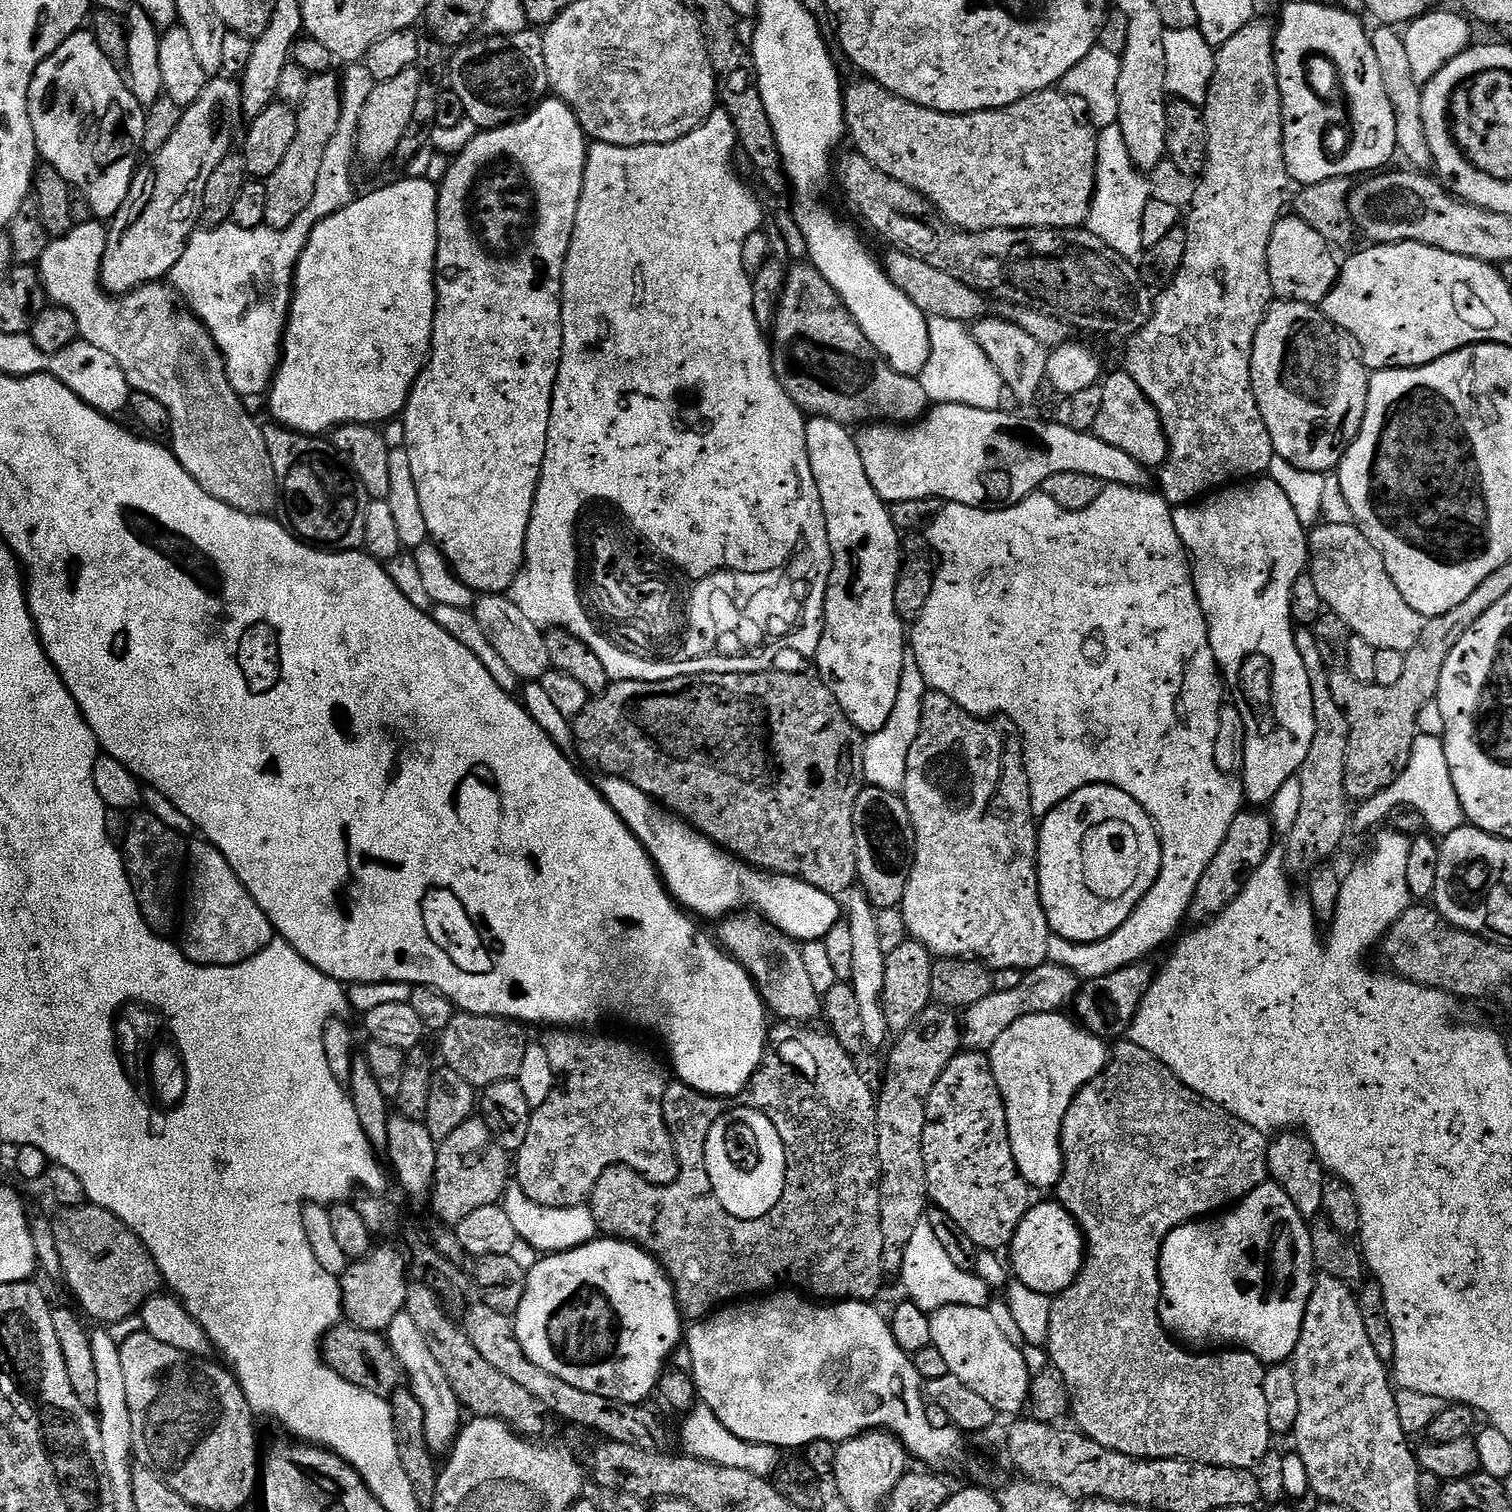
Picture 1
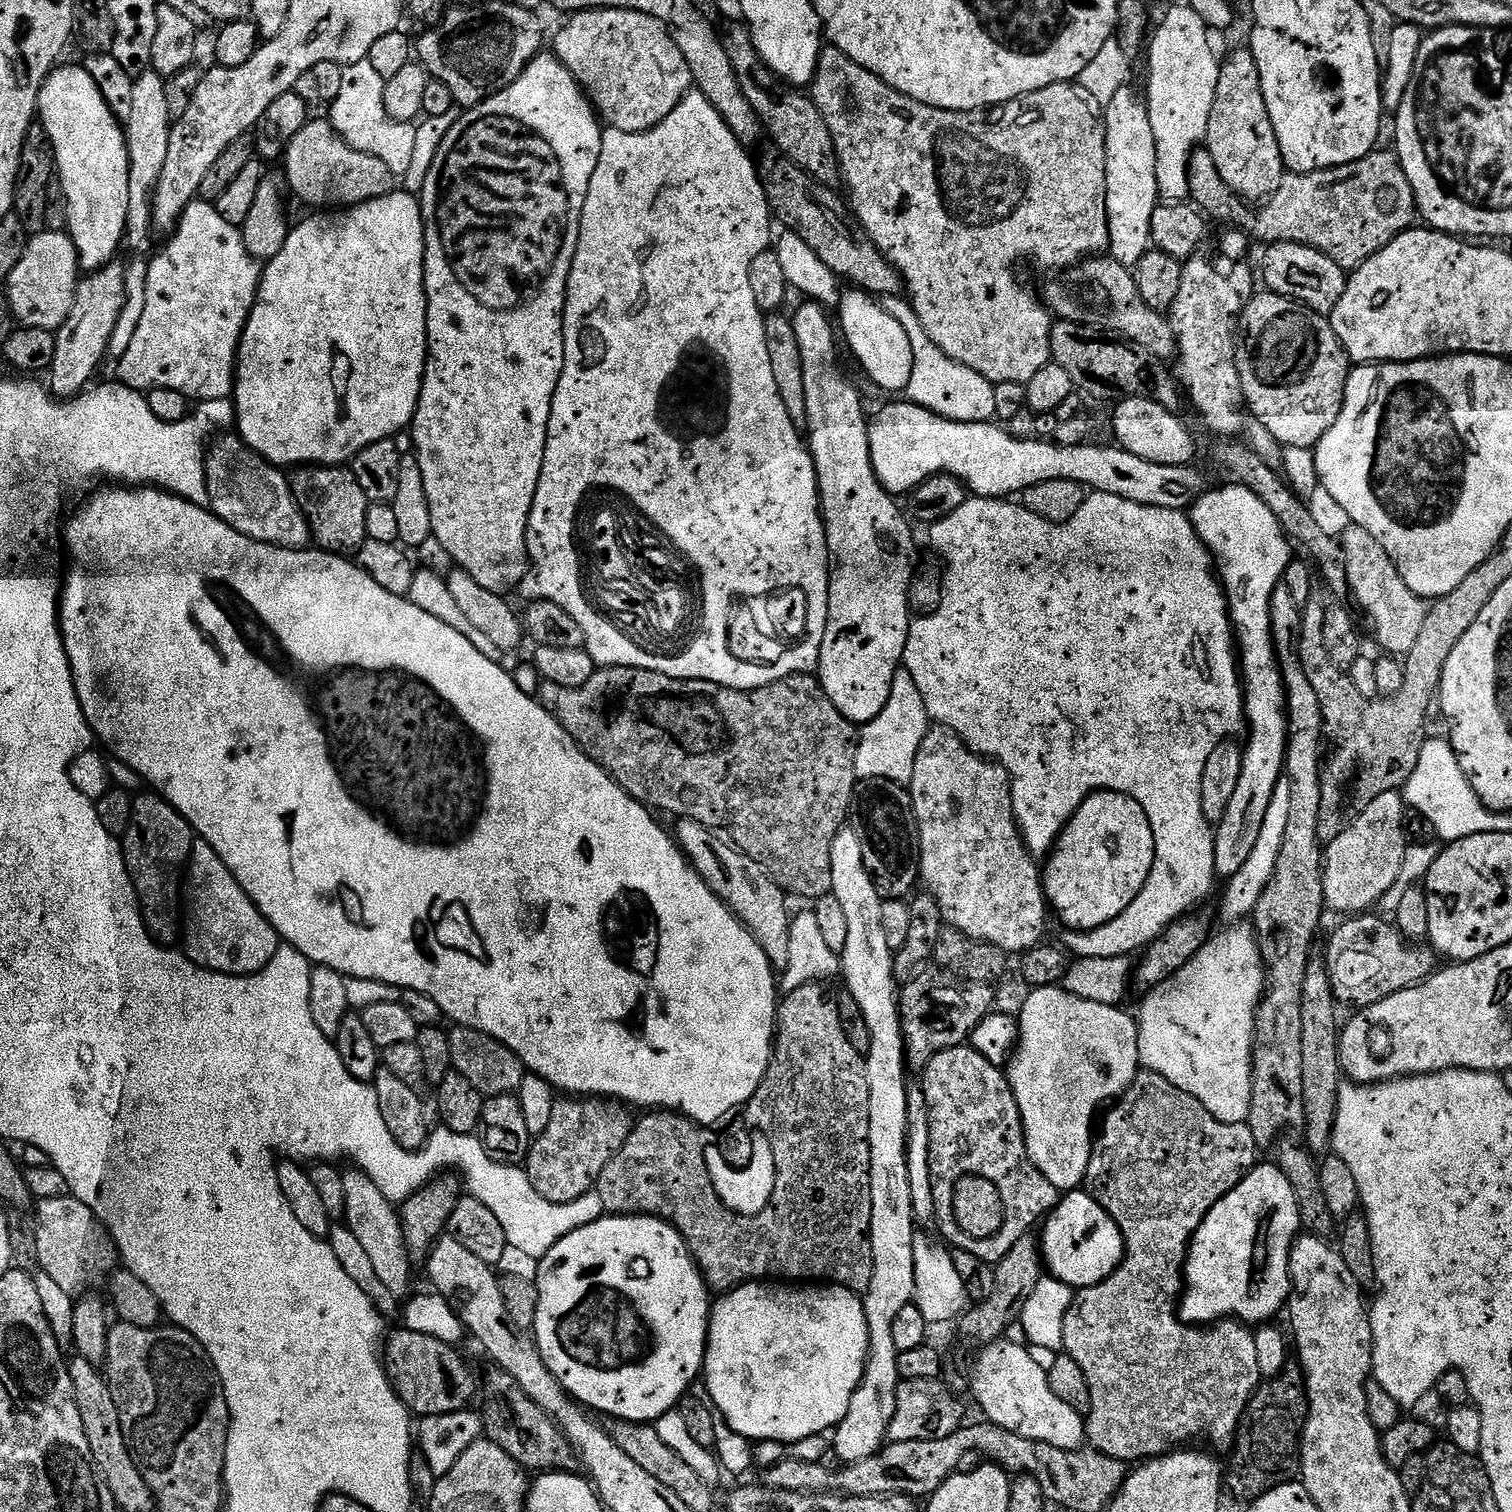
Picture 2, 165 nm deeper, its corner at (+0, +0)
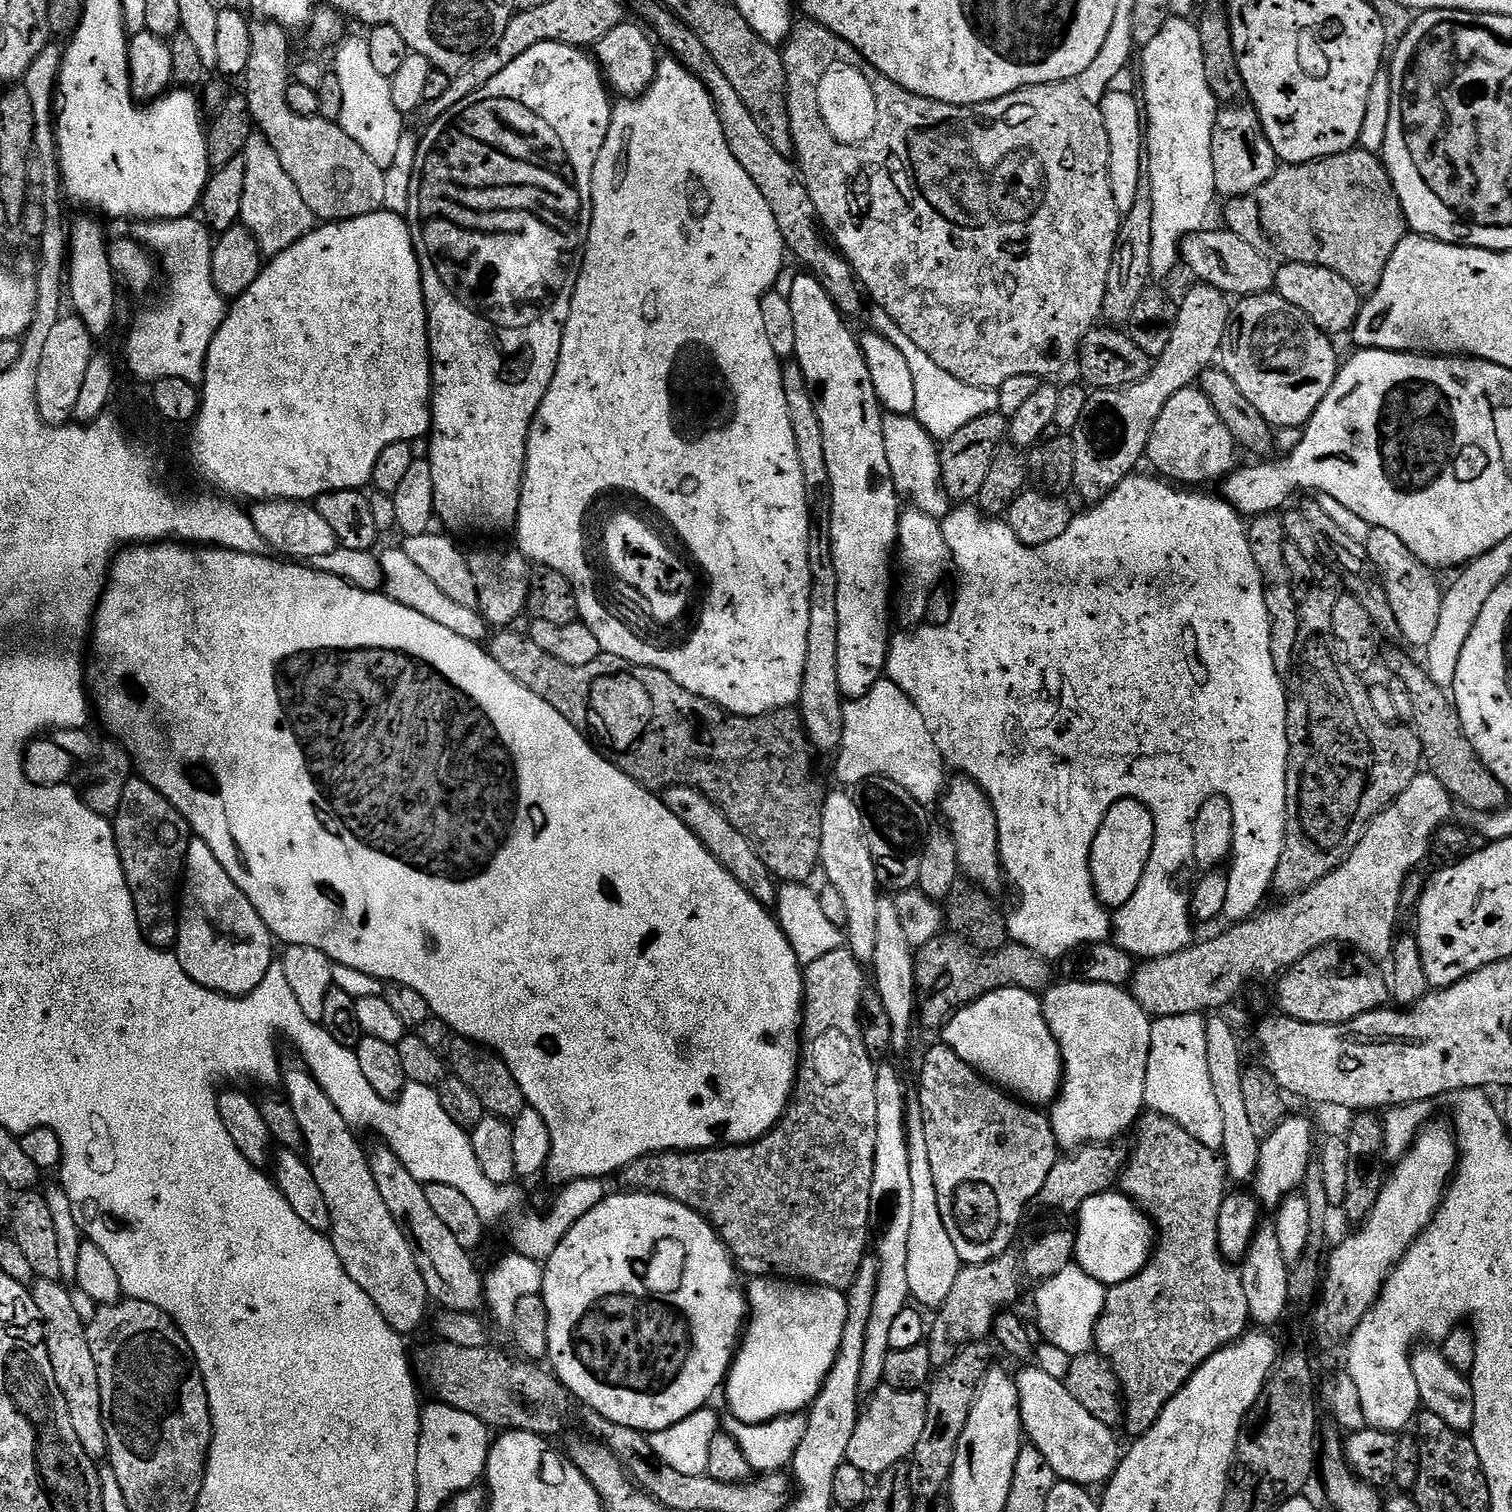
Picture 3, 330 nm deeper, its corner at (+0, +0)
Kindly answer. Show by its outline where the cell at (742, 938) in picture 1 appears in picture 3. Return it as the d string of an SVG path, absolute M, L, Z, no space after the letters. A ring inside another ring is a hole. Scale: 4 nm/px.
M681 784L663 789L662 799L666 807L674 814L678 814L678 818L682 818L685 826L703 842L706 850L710 850L710 854L714 854L714 858L718 858L718 862L722 862L722 866L726 870L730 870L730 874L734 874L734 878L738 878L738 882L742 882L742 886L755 900L766 906L775 905L778 891L777 881L762 862L762 858L758 858L758 854L754 854L754 846L750 846L748 839L738 830L734 830L734 826L730 826L730 818L726 818L726 814L722 814L718 805L710 802L706 798L706 794L702 794L697 788Z

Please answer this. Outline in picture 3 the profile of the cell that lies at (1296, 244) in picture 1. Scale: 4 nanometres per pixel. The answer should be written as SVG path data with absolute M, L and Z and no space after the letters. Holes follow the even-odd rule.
M1294 262L1293 264L1282 264L1274 272L1275 295L1286 298L1290 306L1298 306L1318 330L1322 330L1327 336L1339 338L1340 335L1351 333L1360 313L1362 297L1342 274L1334 274L1334 270L1326 270L1326 266L1314 266Z

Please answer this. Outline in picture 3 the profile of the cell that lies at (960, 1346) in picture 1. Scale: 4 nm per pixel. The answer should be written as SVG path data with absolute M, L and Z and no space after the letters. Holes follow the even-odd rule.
M1035 1366L1021 1367L1014 1379L1020 1399L1020 1417L1024 1423L1025 1437L1042 1450L1046 1462L1054 1466L1057 1477L1069 1484L1093 1486L1107 1485L1120 1465L1122 1447L1116 1441L1111 1427L1103 1425L1089 1410L1070 1394L1065 1381L1042 1374Z

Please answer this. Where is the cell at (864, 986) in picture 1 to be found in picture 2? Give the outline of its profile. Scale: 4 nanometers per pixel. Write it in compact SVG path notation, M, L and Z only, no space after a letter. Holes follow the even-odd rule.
M845 826L840 829L840 832L834 838L834 846L830 848L830 866L832 867L832 890L831 895L838 898L838 902L844 907L847 919L847 937L846 937L846 950L842 953L842 981L844 980L843 987L854 998L854 1002L858 1002L858 1007L862 1009L862 1018L866 1018L866 1026L870 1030L870 1050L866 1054L864 1065L866 1066L866 1082L870 1082L870 1194L872 1195L872 1213L870 1214L870 1242L872 1243L872 1257L874 1258L874 1278L870 1278L870 1286L868 1291L863 1293L862 1299L864 1301L864 1309L866 1310L866 1326L870 1334L870 1342L868 1343L868 1360L864 1363L864 1381L858 1386L858 1390L854 1394L854 1398L850 1398L850 1410L846 1410L846 1418L842 1418L842 1422L836 1425L834 1435L836 1435L836 1442L834 1438L834 1449L838 1452L838 1457L843 1460L844 1464L853 1464L864 1458L870 1458L875 1452L879 1452L881 1448L885 1447L888 1440L888 1427L894 1418L894 1410L896 1409L896 1391L900 1385L901 1378L898 1374L898 1358L901 1352L894 1346L894 1321L898 1318L900 1313L907 1304L913 1303L913 1296L915 1294L915 1274L914 1274L914 1242L918 1235L918 1225L916 1218L912 1214L912 1199L910 1198L910 1174L908 1173L908 1123L906 1122L906 1102L908 1101L908 1089L910 1081L908 1081L909 1073L906 1071L906 1057L904 1054L904 1031L900 1025L900 997L898 995L898 981L896 978L896 971L892 965L894 953L890 946L886 946L886 930L882 930L882 901L878 890L874 886L872 876L866 870L866 862L862 858L862 842L858 842L858 834L855 827Z

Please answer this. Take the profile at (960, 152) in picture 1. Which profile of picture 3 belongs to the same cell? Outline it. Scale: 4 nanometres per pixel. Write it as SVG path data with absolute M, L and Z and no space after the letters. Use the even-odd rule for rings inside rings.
M805 19L803 23L797 23L793 27L792 33L788 35L788 39L782 48L786 82L788 83L788 113L790 114L790 134L792 135L794 160L798 165L800 179L803 180L806 190L810 194L810 202L814 202L814 210L823 231L831 239L832 236L836 239L837 245L835 244L835 247L840 255L848 261L849 266L852 267L855 279L862 285L863 291L869 297L872 295L876 299L874 301L875 307L882 308L886 314L890 314L890 318L896 325L910 338L914 338L914 346L918 346L918 350L930 354L930 358L934 358L934 362L938 362L938 366L942 366L942 370L946 370L946 374L954 374L954 378L958 378L958 382L966 382L966 386L998 390L1002 386L1002 382L1007 382L1010 378L1018 378L1018 374L1052 378L1048 376L1062 371L1071 360L1073 363L1077 359L1080 343L1084 341L1085 334L1097 327L1104 311L1106 278L1110 274L1110 262L1116 249L1116 235L1120 229L1122 219L1118 206L1114 206L1114 190L1110 190L1110 174L1108 173L1108 167L1110 166L1110 138L1106 134L1106 122L1102 122L1099 104L1088 101L1082 95L1082 90L1078 90L1075 82L1066 80L1020 88L1016 92L1011 92L1002 98L991 100L985 104L943 104L942 102L934 102L930 98L910 94L906 90L902 90L902 86L890 82L890 78L886 78L881 72L874 70L874 66L870 66L870 62L866 62L866 58L862 58L862 54L858 54L858 50L854 46L850 46L850 42L838 38L838 34L826 30L826 26L815 24L809 19ZM832 128L840 128L840 132L844 136L839 136ZM868 128L872 128L872 132Z

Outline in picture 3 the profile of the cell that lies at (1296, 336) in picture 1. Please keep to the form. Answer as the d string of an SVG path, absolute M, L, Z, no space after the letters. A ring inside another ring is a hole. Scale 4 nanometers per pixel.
M1275 294L1262 296L1245 296L1235 301L1228 317L1228 329L1224 335L1224 343L1220 346L1219 363L1224 372L1234 378L1238 390L1246 394L1250 406L1266 418L1273 429L1296 428L1303 429L1308 419L1322 406L1322 398L1330 394L1330 386L1334 386L1338 371L1336 348L1333 337L1327 336L1298 306L1290 306L1286 298Z

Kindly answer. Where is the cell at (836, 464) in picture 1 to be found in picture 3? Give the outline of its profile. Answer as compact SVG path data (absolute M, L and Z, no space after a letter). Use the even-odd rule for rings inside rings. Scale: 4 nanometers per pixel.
M811 274L797 275L792 281L792 289L788 295L790 310L794 310L794 330L798 334L796 339L795 363L799 364L802 374L808 383L808 389L812 391L812 397L816 399L818 410L818 422L822 422L822 442L826 446L826 466L830 466L830 486L832 487L832 553L834 554L834 570L838 574L838 686L840 693L849 701L864 696L885 675L888 667L888 646L890 643L890 631L888 632L888 616L890 620L890 605L894 600L894 553L896 539L898 538L898 526L902 511L902 497L895 490L894 478L891 476L890 464L887 461L886 446L883 445L882 422L885 413L880 406L880 399L874 390L874 382L870 382L870 370L864 361L864 355L860 349L859 339L847 328L845 317L840 315L836 308L832 295L827 287Z

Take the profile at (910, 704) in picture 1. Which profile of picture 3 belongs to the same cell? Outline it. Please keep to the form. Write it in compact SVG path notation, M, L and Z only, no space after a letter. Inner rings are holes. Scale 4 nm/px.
M882 678L867 692L856 700L847 701L843 716L843 741L839 746L836 757L836 776L847 787L855 787L871 777L882 776L894 781L920 805L931 807L939 799L944 788L946 773L940 751L930 734L926 720L908 695L896 683Z

